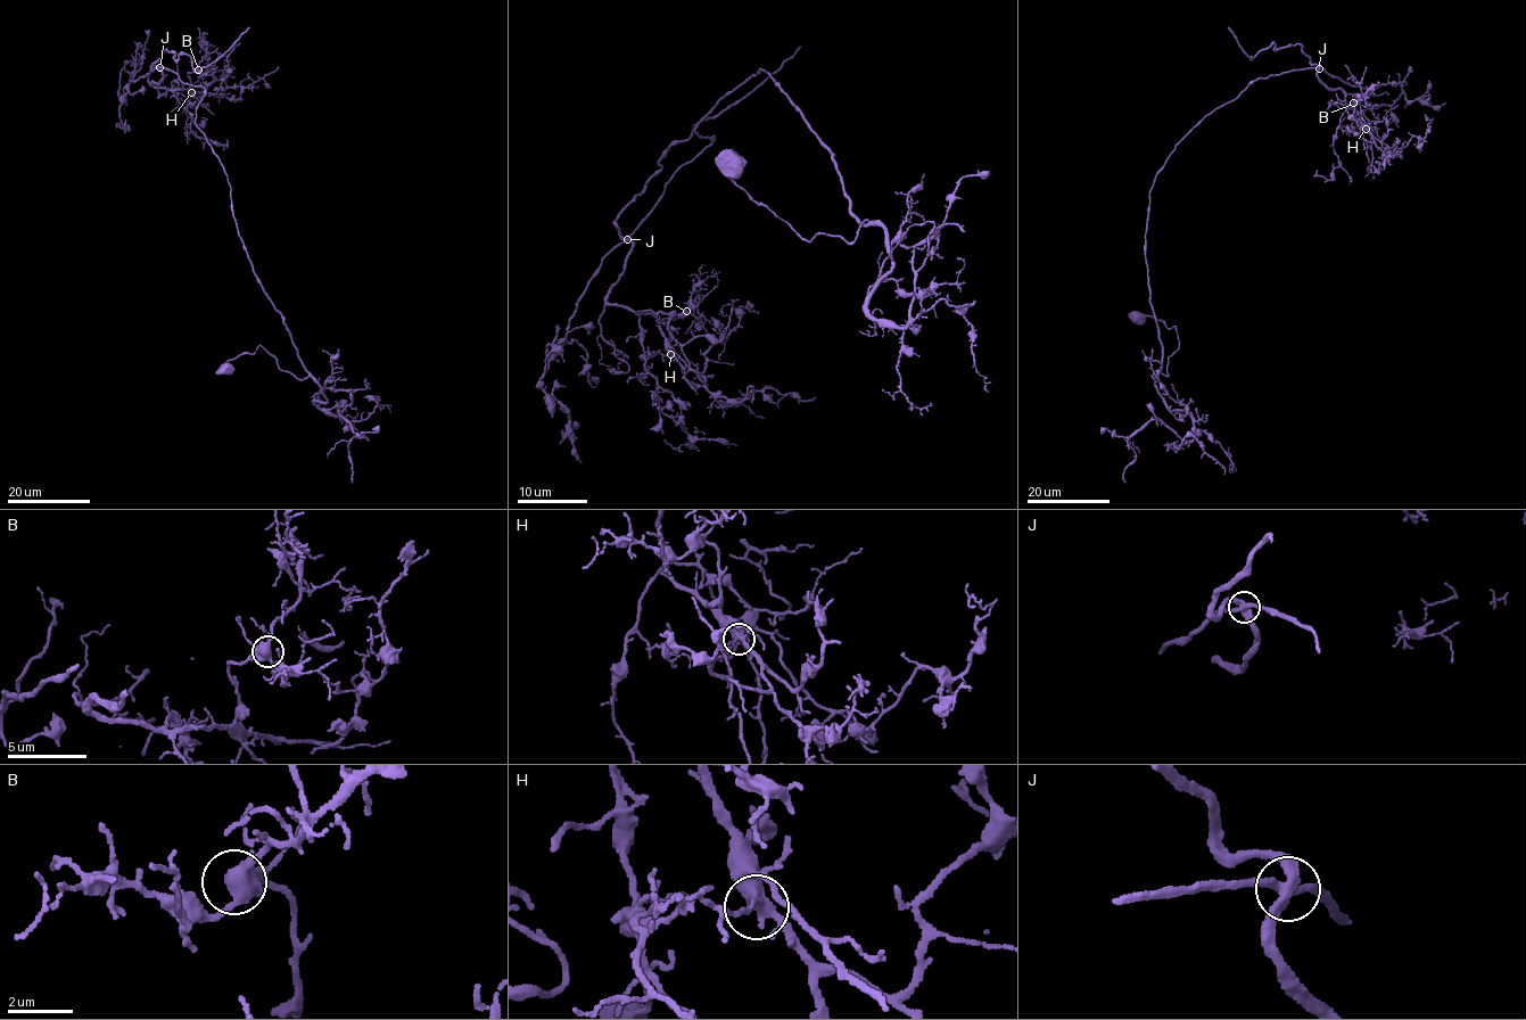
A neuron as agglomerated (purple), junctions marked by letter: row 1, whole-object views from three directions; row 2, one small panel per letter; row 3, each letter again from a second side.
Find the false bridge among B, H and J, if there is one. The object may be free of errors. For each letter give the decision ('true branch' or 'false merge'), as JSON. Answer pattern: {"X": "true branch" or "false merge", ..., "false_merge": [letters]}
{"B": "true branch", "H": "true branch", "J": "false merge", "false_merge": ["J"]}

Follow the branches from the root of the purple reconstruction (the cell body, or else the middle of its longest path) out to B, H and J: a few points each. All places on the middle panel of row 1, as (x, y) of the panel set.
B: (733, 169), (808, 241), (868, 223), (759, 67), (699, 123), (712, 142), (608, 294), (667, 339), (686, 311)
H: (733, 169), (808, 241), (868, 223), (759, 67), (699, 123), (712, 142), (608, 294), (670, 354)
J: (733, 169), (808, 241), (851, 243), (868, 223), (833, 153), (759, 67), (700, 121), (712, 142), (627, 239)

